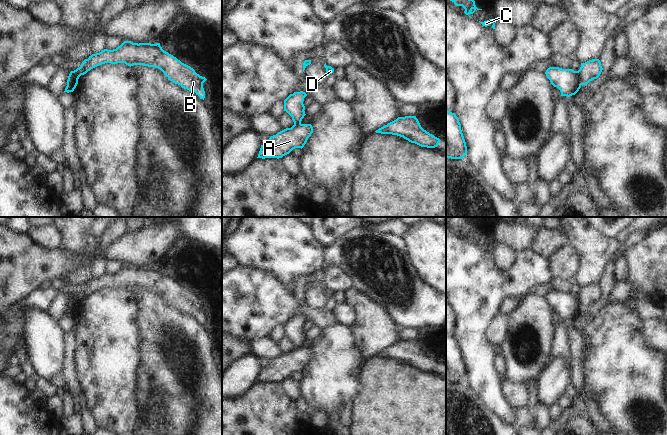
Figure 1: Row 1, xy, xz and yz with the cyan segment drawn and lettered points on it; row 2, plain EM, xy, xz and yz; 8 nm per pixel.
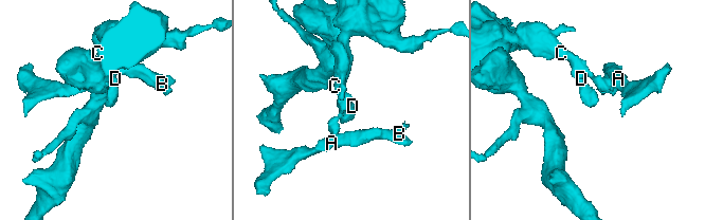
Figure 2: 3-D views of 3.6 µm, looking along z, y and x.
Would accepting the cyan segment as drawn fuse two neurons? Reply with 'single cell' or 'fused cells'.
fused cells

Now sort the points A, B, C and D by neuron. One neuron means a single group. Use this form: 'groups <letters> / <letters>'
groups A B / C D

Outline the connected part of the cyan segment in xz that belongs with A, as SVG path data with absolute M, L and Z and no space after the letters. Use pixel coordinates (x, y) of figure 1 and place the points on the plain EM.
M294 348L276 359L271 360L261 369L257 382L282 382L295 372L303 372L313 357L311 348Z

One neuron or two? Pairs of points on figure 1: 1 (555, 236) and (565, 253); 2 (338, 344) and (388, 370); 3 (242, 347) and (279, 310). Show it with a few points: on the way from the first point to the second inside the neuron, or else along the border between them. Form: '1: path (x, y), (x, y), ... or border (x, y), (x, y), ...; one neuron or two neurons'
1: border (569, 242), (561, 246), (548, 259); two neurons
2: border (364, 360), (361, 364); two neurons
3: border (232, 335), (249, 341); two neurons

